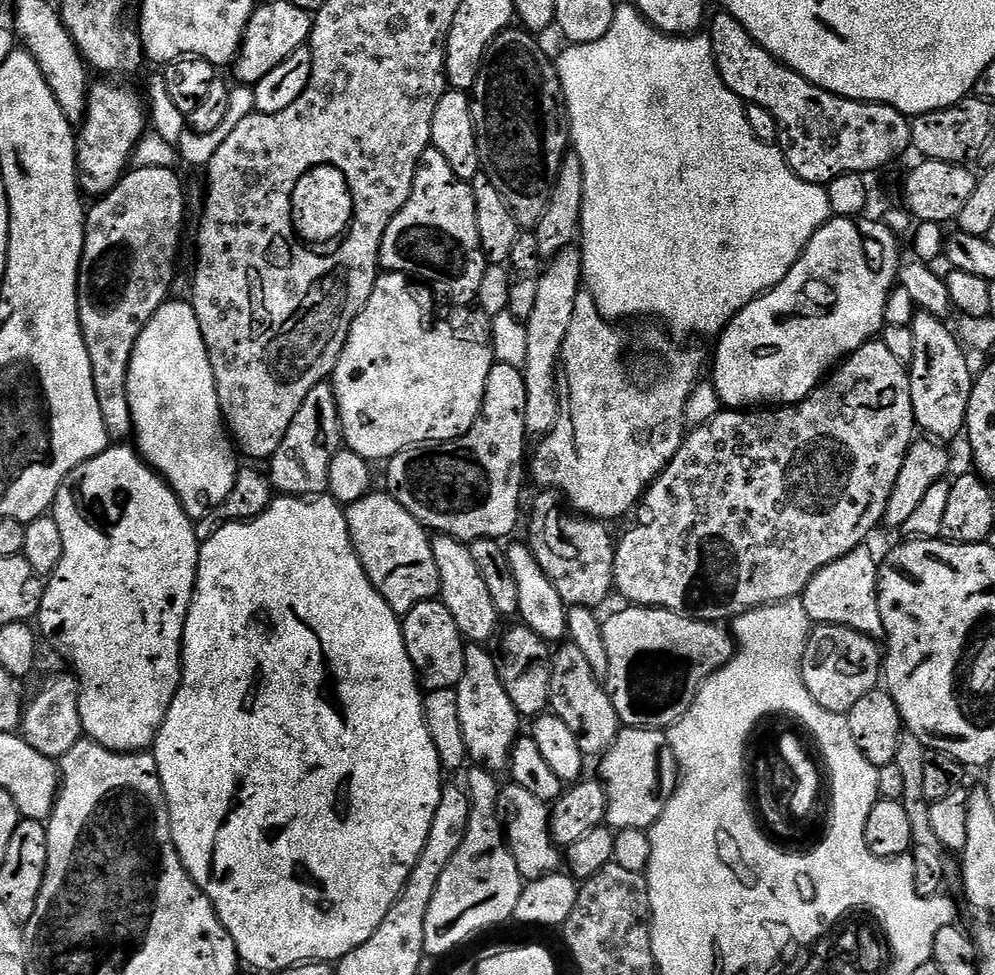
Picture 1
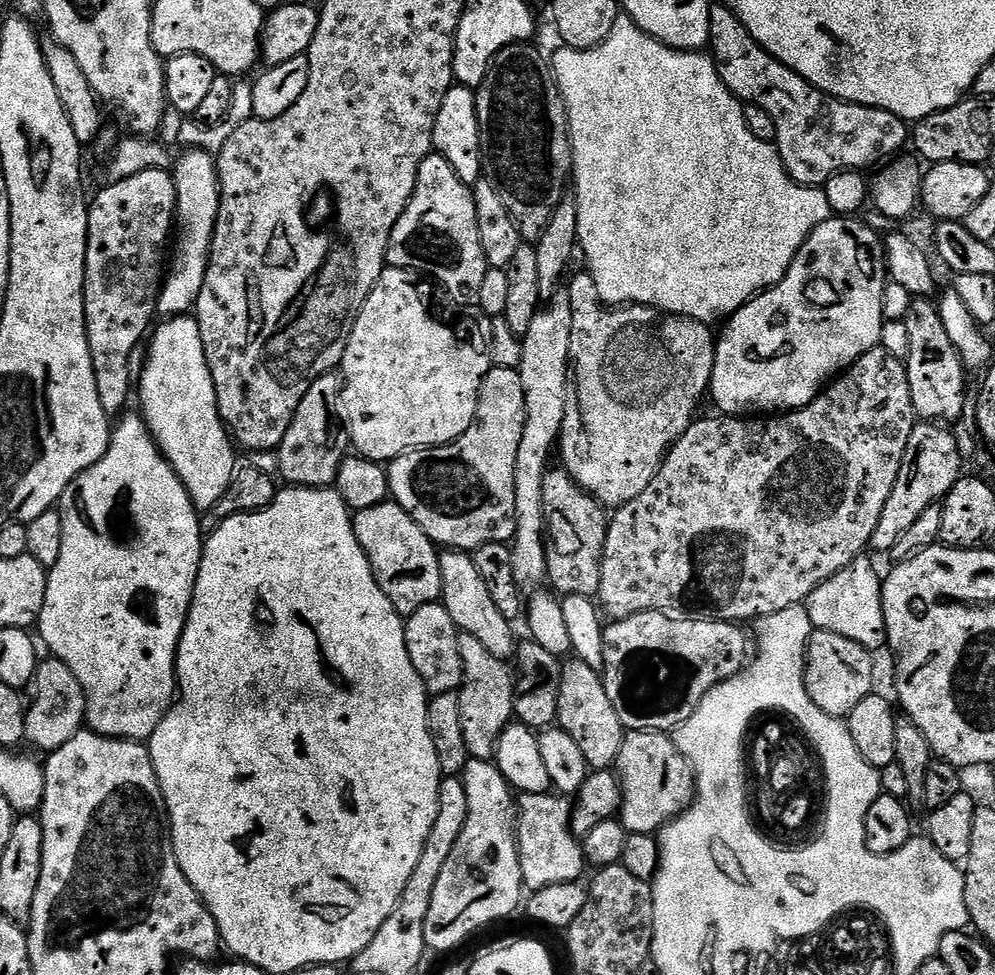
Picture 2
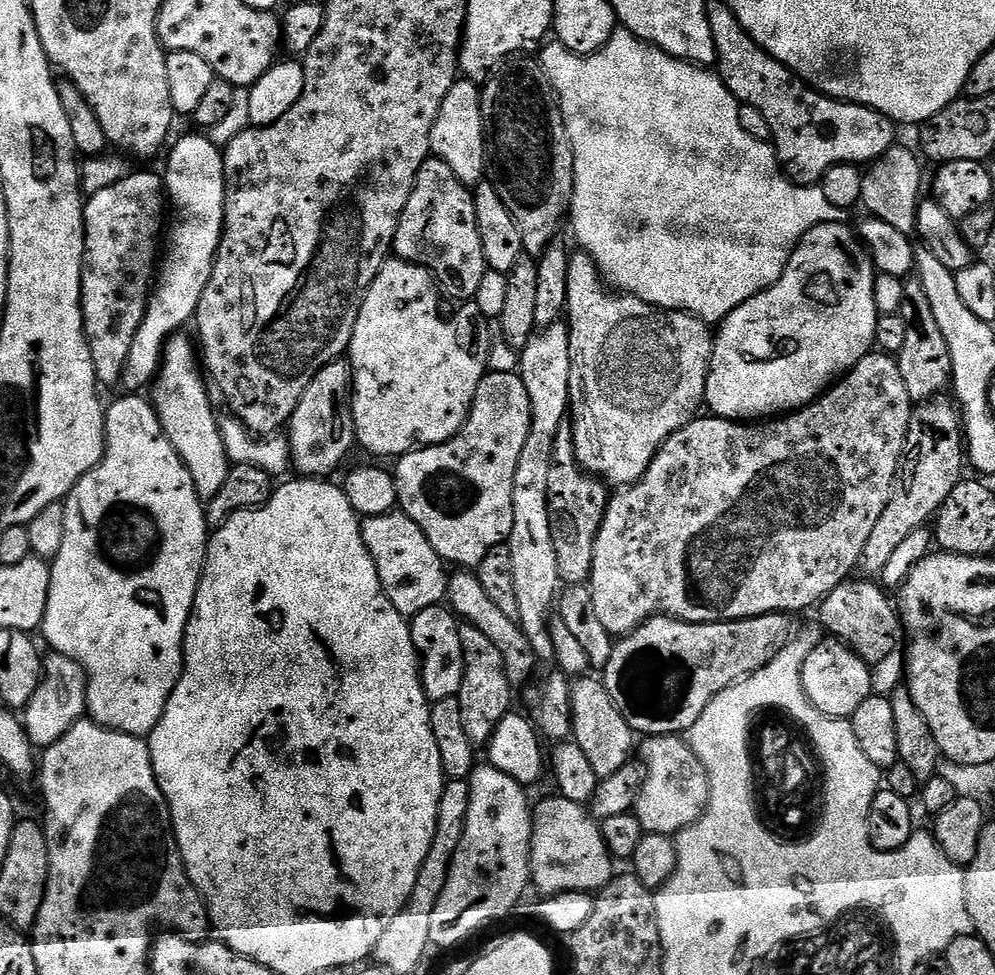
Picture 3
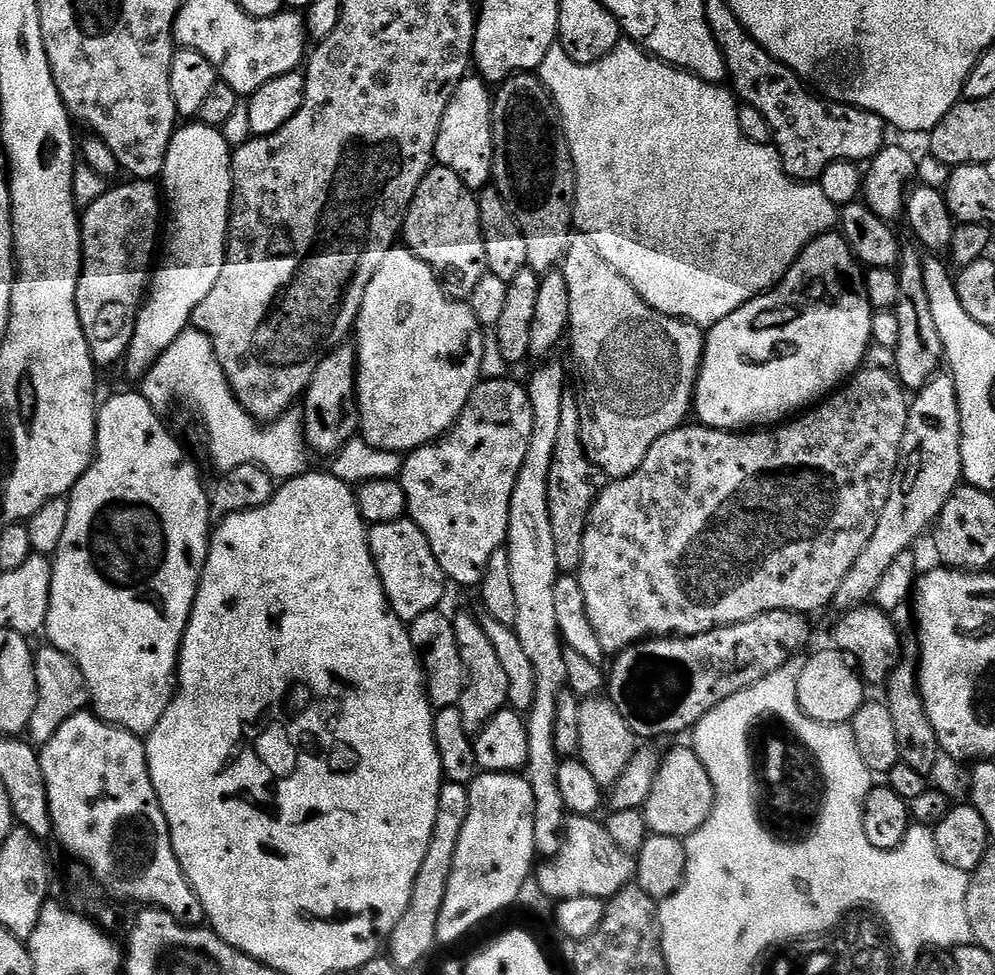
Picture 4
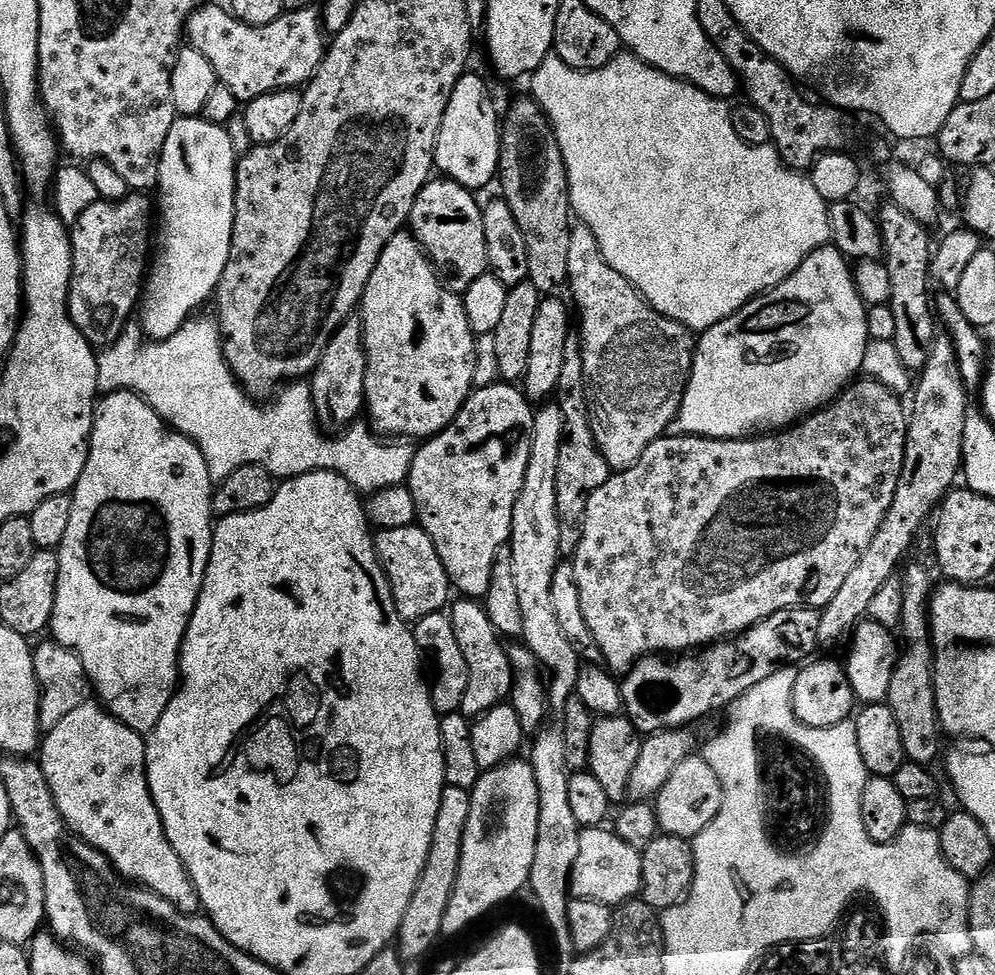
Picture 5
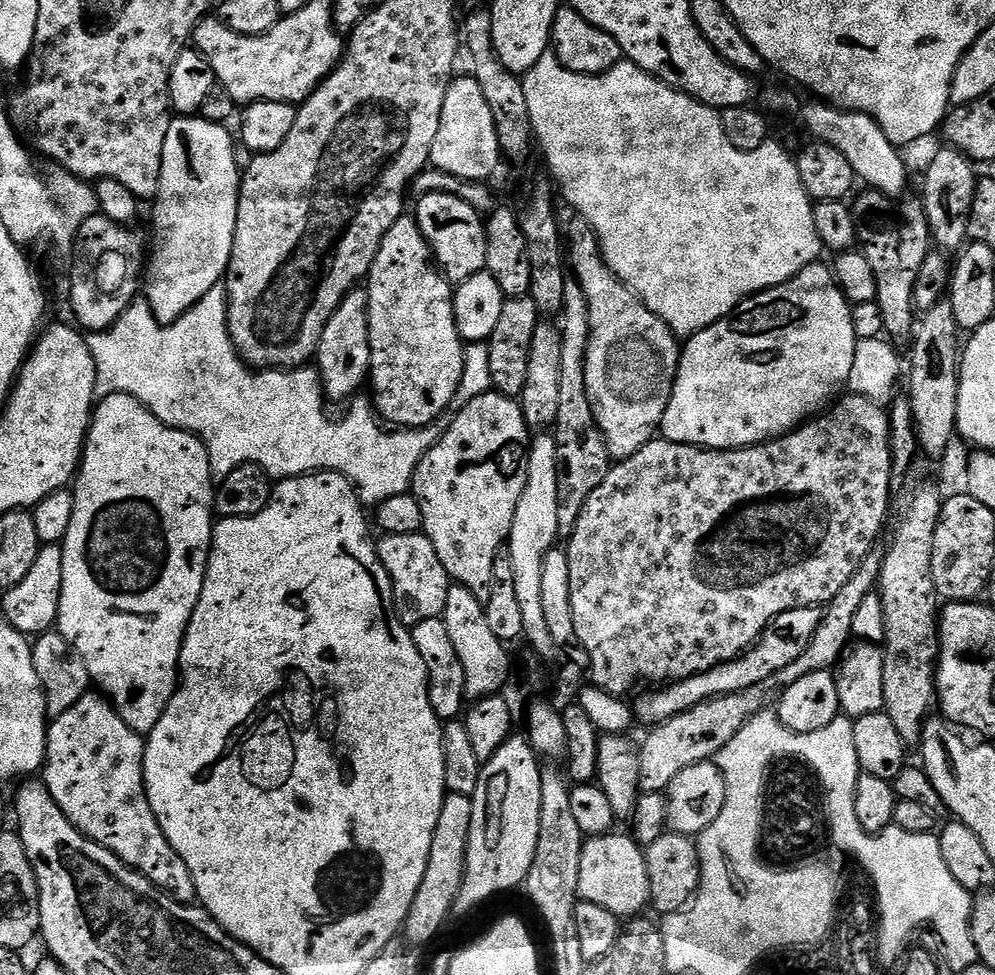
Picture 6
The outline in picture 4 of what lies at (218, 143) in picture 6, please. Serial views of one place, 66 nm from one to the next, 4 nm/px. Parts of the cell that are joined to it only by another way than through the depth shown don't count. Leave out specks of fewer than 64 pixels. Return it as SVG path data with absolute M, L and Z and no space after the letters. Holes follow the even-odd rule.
M188 122L177 127L166 154L162 177L162 196L166 201L166 227L162 232L162 251L150 276L146 299L136 315L134 338L128 347L126 365L128 376L136 382L158 362L158 358L182 335L189 331L194 310L214 290L218 274L222 274L224 252L228 249L228 216L232 213L232 153L228 140L219 128L211 128L199 122Z

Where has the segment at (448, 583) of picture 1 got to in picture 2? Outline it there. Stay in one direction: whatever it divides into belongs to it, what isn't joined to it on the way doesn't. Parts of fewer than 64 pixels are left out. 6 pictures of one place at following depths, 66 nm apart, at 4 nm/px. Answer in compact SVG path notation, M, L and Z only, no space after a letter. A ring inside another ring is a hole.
M444 550L440 552L440 573L442 574L442 590L440 600L444 609L454 618L457 628L465 636L478 638L494 658L508 662L516 655L518 639L512 633L513 621L502 618L498 605L490 598L482 574L478 574L478 566L474 566L472 556L466 552Z

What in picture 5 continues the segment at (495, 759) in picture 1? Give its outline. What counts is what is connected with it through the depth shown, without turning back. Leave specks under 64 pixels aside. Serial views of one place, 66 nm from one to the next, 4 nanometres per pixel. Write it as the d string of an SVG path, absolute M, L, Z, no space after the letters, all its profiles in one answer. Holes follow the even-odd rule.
M460 598L457 601L457 604L455 601L451 605L450 615L458 647L462 650L468 667L466 694L462 698L460 711L469 718L479 718L511 697L512 667L505 641L494 630L494 622L490 622L483 603L476 598Z

